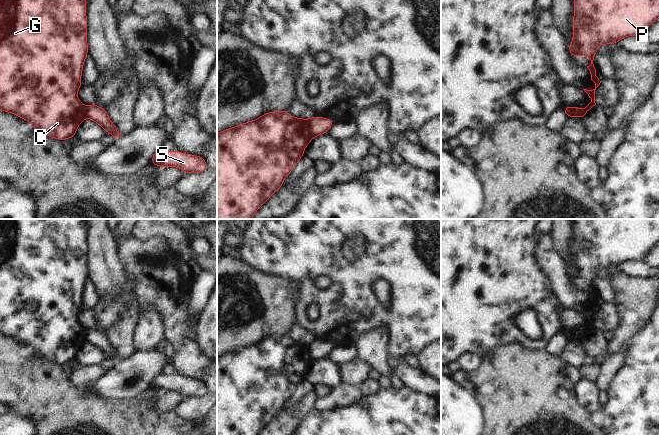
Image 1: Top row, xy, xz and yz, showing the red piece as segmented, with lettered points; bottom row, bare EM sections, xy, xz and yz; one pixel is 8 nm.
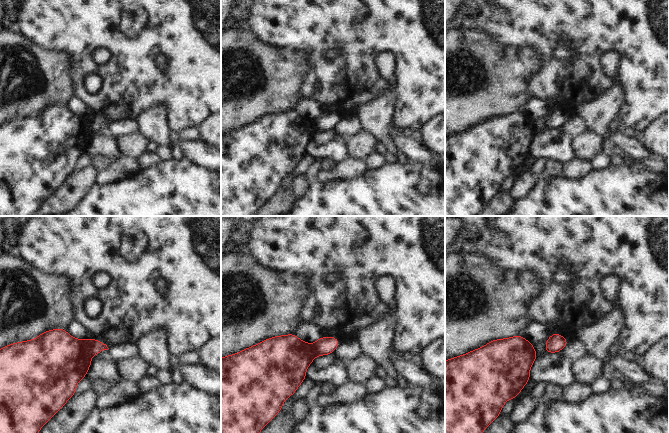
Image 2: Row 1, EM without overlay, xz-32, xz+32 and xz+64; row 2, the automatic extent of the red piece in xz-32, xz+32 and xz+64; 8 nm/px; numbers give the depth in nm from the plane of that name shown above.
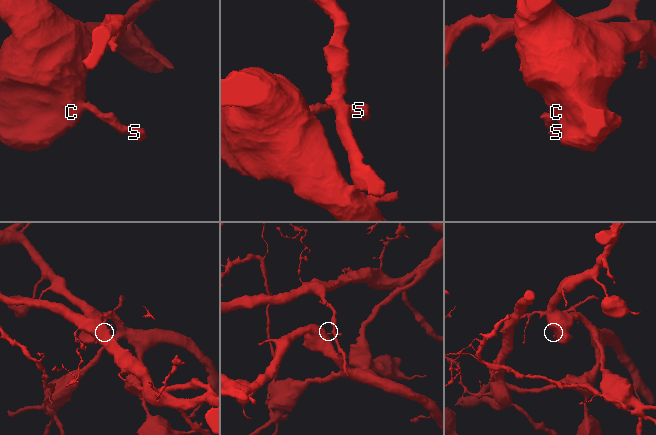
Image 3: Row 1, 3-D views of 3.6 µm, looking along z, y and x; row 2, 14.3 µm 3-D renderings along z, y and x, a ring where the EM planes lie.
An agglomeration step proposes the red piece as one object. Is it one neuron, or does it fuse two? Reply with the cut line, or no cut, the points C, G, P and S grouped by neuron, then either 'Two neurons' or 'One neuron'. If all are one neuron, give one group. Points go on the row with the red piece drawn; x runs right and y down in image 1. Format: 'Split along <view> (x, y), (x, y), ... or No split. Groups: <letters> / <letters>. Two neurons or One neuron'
Split along xz (307, 120), (312, 137). Groups: C G P / S. Two neurons

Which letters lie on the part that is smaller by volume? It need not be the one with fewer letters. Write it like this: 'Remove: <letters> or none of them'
Remove: S

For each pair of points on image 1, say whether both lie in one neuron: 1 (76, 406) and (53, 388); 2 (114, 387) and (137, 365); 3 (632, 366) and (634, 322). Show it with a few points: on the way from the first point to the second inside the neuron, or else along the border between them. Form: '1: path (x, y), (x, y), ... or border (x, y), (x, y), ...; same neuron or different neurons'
1: path (70, 403), (59, 394); same neuron
2: path (120, 381), (131, 371); same neuron
3: border (648, 323), (632, 337), (628, 344); different neurons

